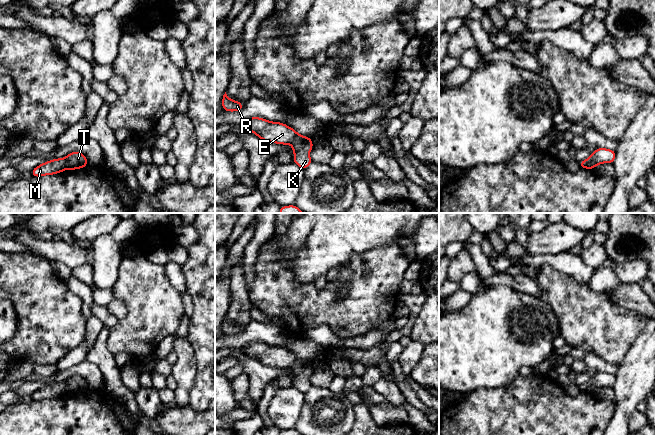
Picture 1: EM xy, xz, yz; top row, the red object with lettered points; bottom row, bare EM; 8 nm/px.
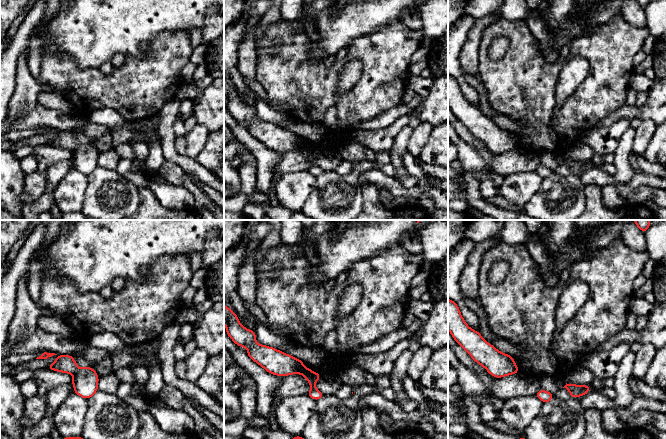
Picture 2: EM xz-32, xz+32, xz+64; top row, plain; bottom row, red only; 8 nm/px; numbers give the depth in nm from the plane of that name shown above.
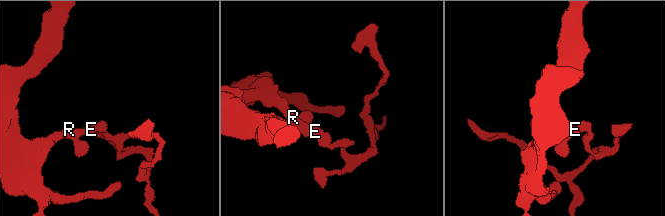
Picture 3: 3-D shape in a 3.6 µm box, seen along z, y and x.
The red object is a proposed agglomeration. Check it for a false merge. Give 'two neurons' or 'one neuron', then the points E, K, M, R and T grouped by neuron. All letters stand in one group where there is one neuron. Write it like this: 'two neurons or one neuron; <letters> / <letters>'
two neurons; E M R / K T

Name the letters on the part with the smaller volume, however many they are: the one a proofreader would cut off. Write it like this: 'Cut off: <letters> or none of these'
Cut off: K, T

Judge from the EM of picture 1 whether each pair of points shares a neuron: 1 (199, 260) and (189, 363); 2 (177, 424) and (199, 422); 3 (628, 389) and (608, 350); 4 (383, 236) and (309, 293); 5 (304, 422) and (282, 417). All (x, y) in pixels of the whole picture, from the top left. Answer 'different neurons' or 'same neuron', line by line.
1: different neurons
2: same neuron
3: different neurons
4: different neurons
5: different neurons

